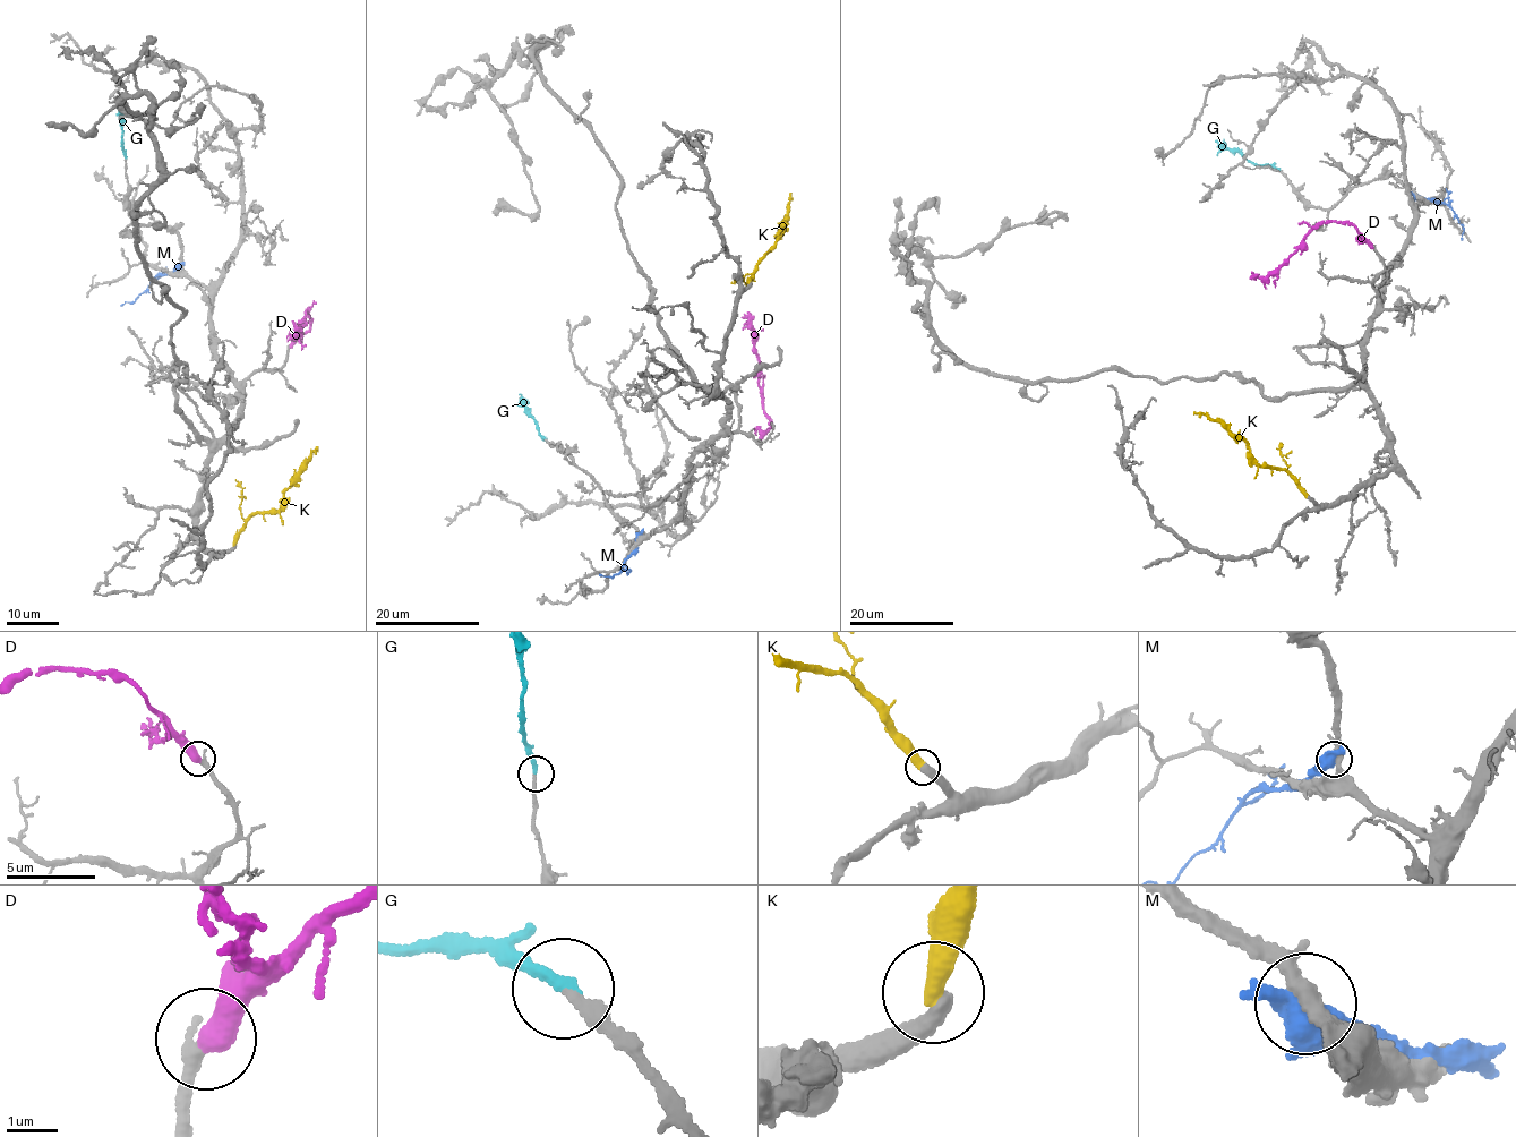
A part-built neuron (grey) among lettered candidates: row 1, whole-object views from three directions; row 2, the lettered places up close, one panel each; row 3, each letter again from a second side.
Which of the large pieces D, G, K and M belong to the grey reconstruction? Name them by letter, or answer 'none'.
D, G, K

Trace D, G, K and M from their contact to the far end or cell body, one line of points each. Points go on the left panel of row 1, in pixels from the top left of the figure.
D: (289, 347), (309, 328), (310, 309), (305, 311), (306, 324), (300, 332), (296, 333), (292, 321)
G: (126, 159), (120, 101)
K: (234, 545), (237, 533), (255, 512), (276, 511), (284, 492), (317, 446)
M: (181, 265), (172, 273), (160, 274), (134, 301), (120, 306)

